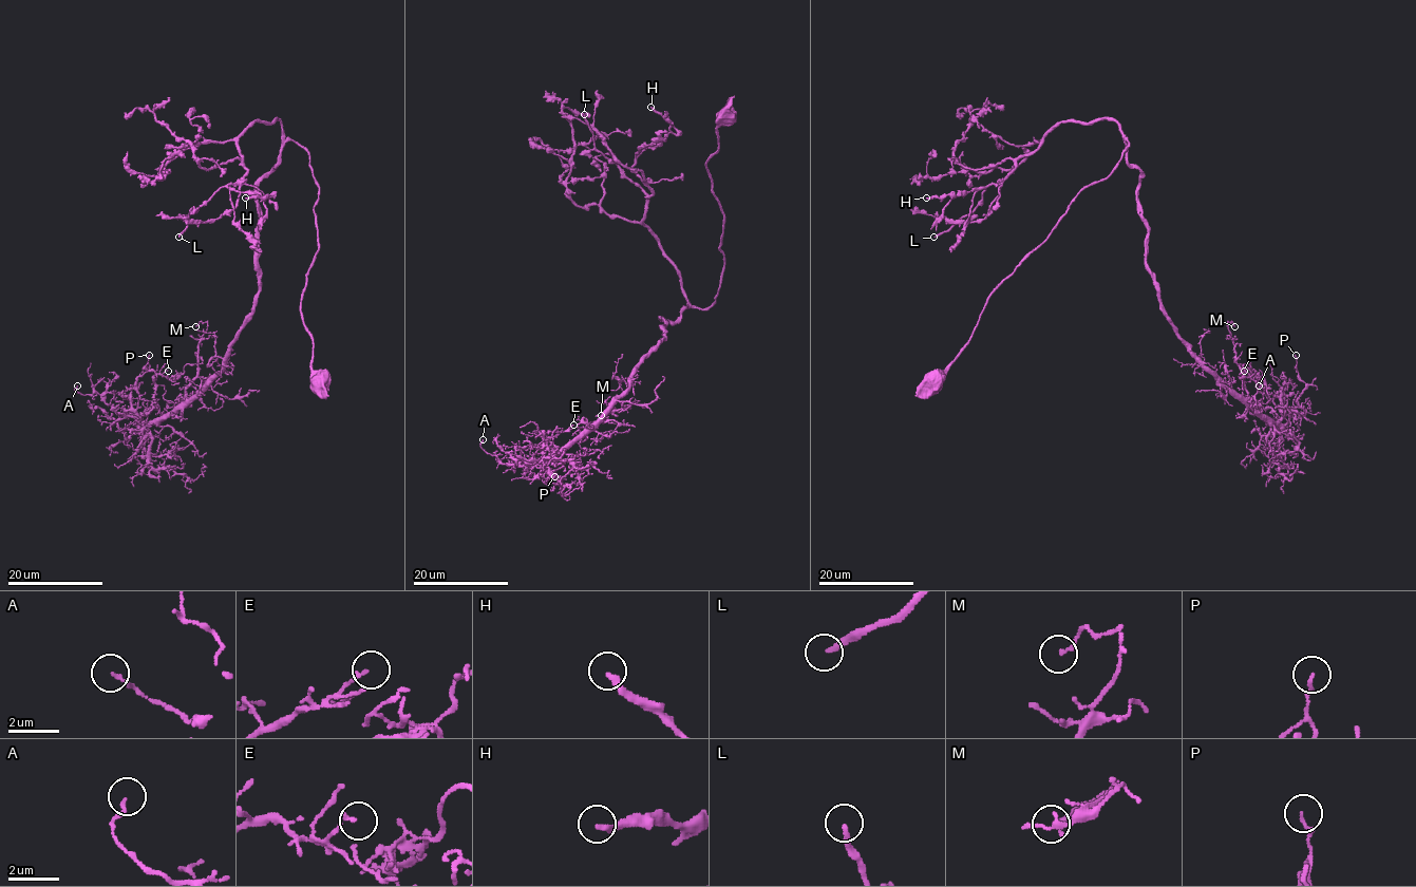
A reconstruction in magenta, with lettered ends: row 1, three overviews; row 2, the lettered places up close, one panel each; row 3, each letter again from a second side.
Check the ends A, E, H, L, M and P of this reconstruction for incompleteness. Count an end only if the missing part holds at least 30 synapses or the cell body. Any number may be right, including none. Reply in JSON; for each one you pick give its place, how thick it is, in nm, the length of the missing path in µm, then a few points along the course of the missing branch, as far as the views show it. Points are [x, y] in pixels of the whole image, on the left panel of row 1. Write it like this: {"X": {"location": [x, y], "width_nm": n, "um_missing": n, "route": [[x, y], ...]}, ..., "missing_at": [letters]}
{"L": {"location": [178, 237], "width_nm": 220, "um_missing": 7, "route": [[178, 237], [178, 241], [192, 238]]}, "missing_at": ["L"]}

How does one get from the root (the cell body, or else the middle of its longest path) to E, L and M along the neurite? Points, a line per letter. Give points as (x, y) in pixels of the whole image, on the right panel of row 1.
E: (936, 380), (987, 297), (1127, 140), (1162, 312), (1278, 421), (1265, 380), (1244, 371)
L: (936, 380), (987, 297), (1072, 199), (1112, 171), (1128, 142), (1113, 120), (1058, 123), (933, 237)
M: (936, 380), (987, 297), (1127, 140), (1160, 309), (1245, 398), (1234, 326)

